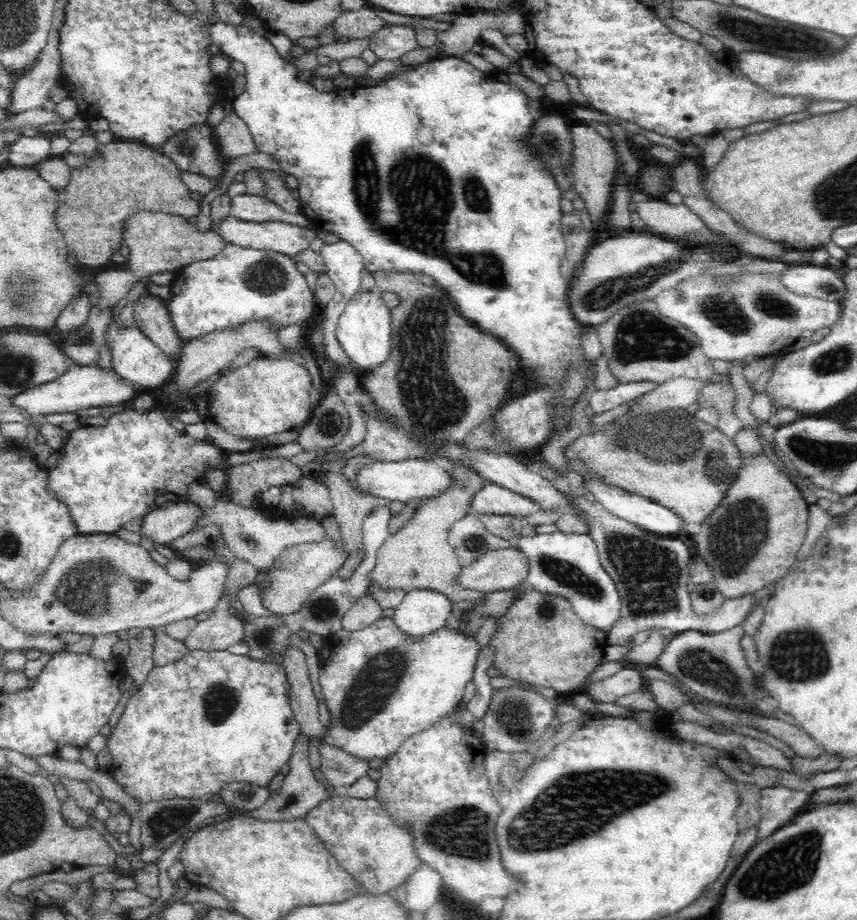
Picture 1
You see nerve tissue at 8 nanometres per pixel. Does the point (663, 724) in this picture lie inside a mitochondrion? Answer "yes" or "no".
no

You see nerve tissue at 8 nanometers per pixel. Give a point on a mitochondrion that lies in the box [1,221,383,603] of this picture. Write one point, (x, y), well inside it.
(265, 277)

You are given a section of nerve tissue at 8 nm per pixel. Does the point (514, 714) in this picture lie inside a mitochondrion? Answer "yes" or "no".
yes

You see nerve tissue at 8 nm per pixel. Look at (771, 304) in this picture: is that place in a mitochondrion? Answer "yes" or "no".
yes

